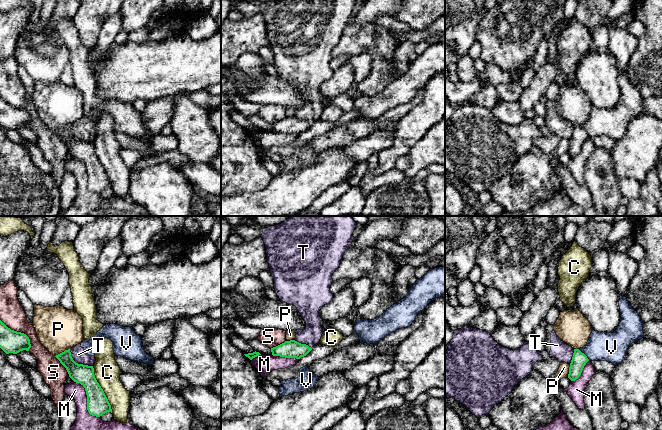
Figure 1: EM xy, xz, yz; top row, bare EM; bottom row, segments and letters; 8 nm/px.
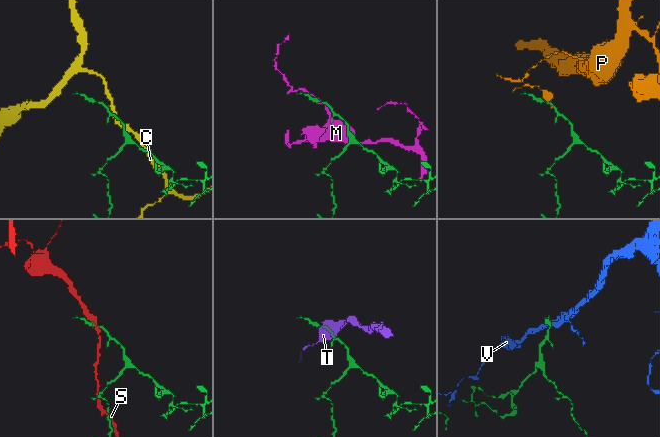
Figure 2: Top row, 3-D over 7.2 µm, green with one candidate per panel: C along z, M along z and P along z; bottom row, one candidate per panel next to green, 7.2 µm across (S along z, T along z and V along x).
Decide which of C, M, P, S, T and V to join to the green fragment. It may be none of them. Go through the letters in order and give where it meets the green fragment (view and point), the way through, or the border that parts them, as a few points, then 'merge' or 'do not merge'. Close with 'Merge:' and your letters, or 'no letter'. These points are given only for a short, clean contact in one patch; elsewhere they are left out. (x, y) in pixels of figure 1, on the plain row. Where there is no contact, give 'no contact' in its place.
C: contact xy (102, 165); do not merge
M: contact xy (87, 176); do not merge
P: contact xy (62, 128); do not merge
S: contact xy (20, 108); do not merge
T: contact xy (77, 139); border xy (69, 125), (71, 133), (76, 138), (92, 142); do not merge
V: contact yz (584, 130); border yz (578, 125), (589, 136); do not merge
Merge: no letter

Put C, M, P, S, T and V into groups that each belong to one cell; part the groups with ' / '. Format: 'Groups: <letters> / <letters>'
Groups: C / M / P / S / T V

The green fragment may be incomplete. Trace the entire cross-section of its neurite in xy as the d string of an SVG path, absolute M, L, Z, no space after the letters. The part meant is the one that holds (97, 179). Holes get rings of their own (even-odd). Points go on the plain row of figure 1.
M70 125L55 132L66 144L69 153L76 159L80 159L86 167L87 186L90 191L100 193L107 188L112 189L111 181L97 158L93 142L76 139Z

